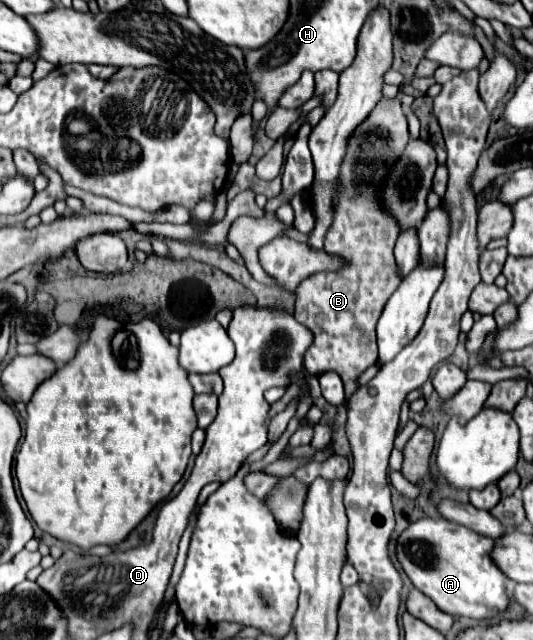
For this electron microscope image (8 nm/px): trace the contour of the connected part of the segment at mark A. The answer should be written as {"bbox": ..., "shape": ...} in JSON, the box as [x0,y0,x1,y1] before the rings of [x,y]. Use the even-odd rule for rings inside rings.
{"bbox":[395,518,507,620],"shape":[[[421,518],[401,532],[395,544],[397,560],[411,584],[427,594],[443,612],[475,620],[497,618],[507,608],[507,578],[489,558],[493,540],[445,518]]]}

